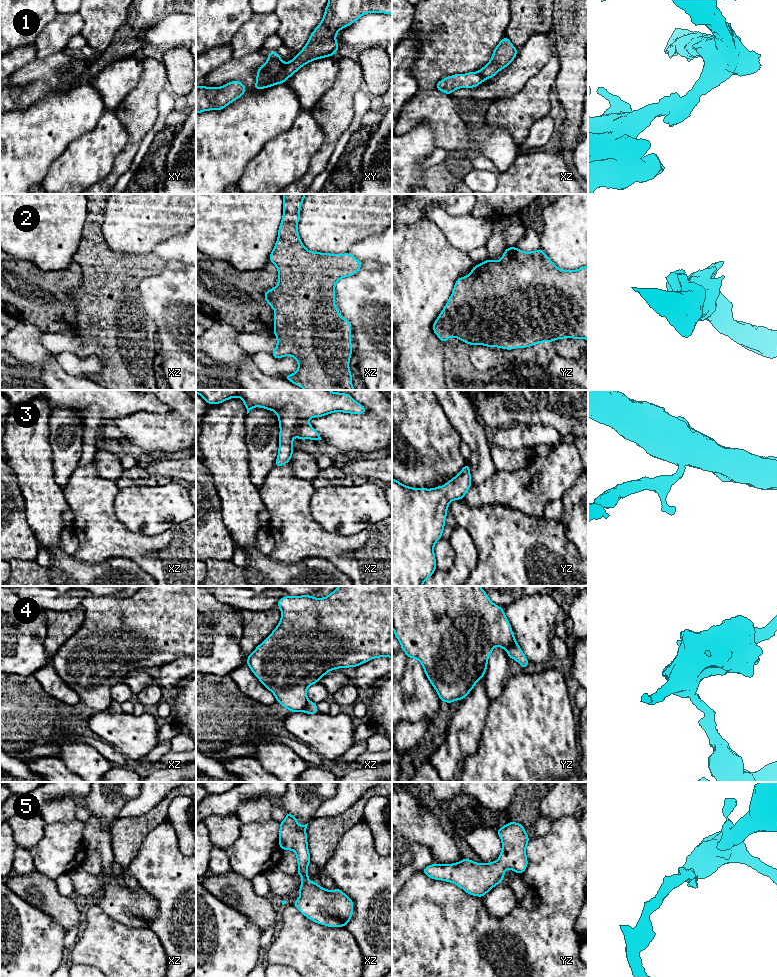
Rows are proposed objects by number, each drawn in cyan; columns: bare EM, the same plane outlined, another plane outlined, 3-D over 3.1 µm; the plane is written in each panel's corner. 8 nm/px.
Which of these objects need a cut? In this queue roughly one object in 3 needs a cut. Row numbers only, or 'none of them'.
1, 4

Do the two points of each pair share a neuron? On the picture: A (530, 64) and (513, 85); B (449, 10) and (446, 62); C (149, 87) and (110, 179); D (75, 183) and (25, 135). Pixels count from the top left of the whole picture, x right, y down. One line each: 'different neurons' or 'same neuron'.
A: same neuron
B: same neuron
C: same neuron
D: different neurons

